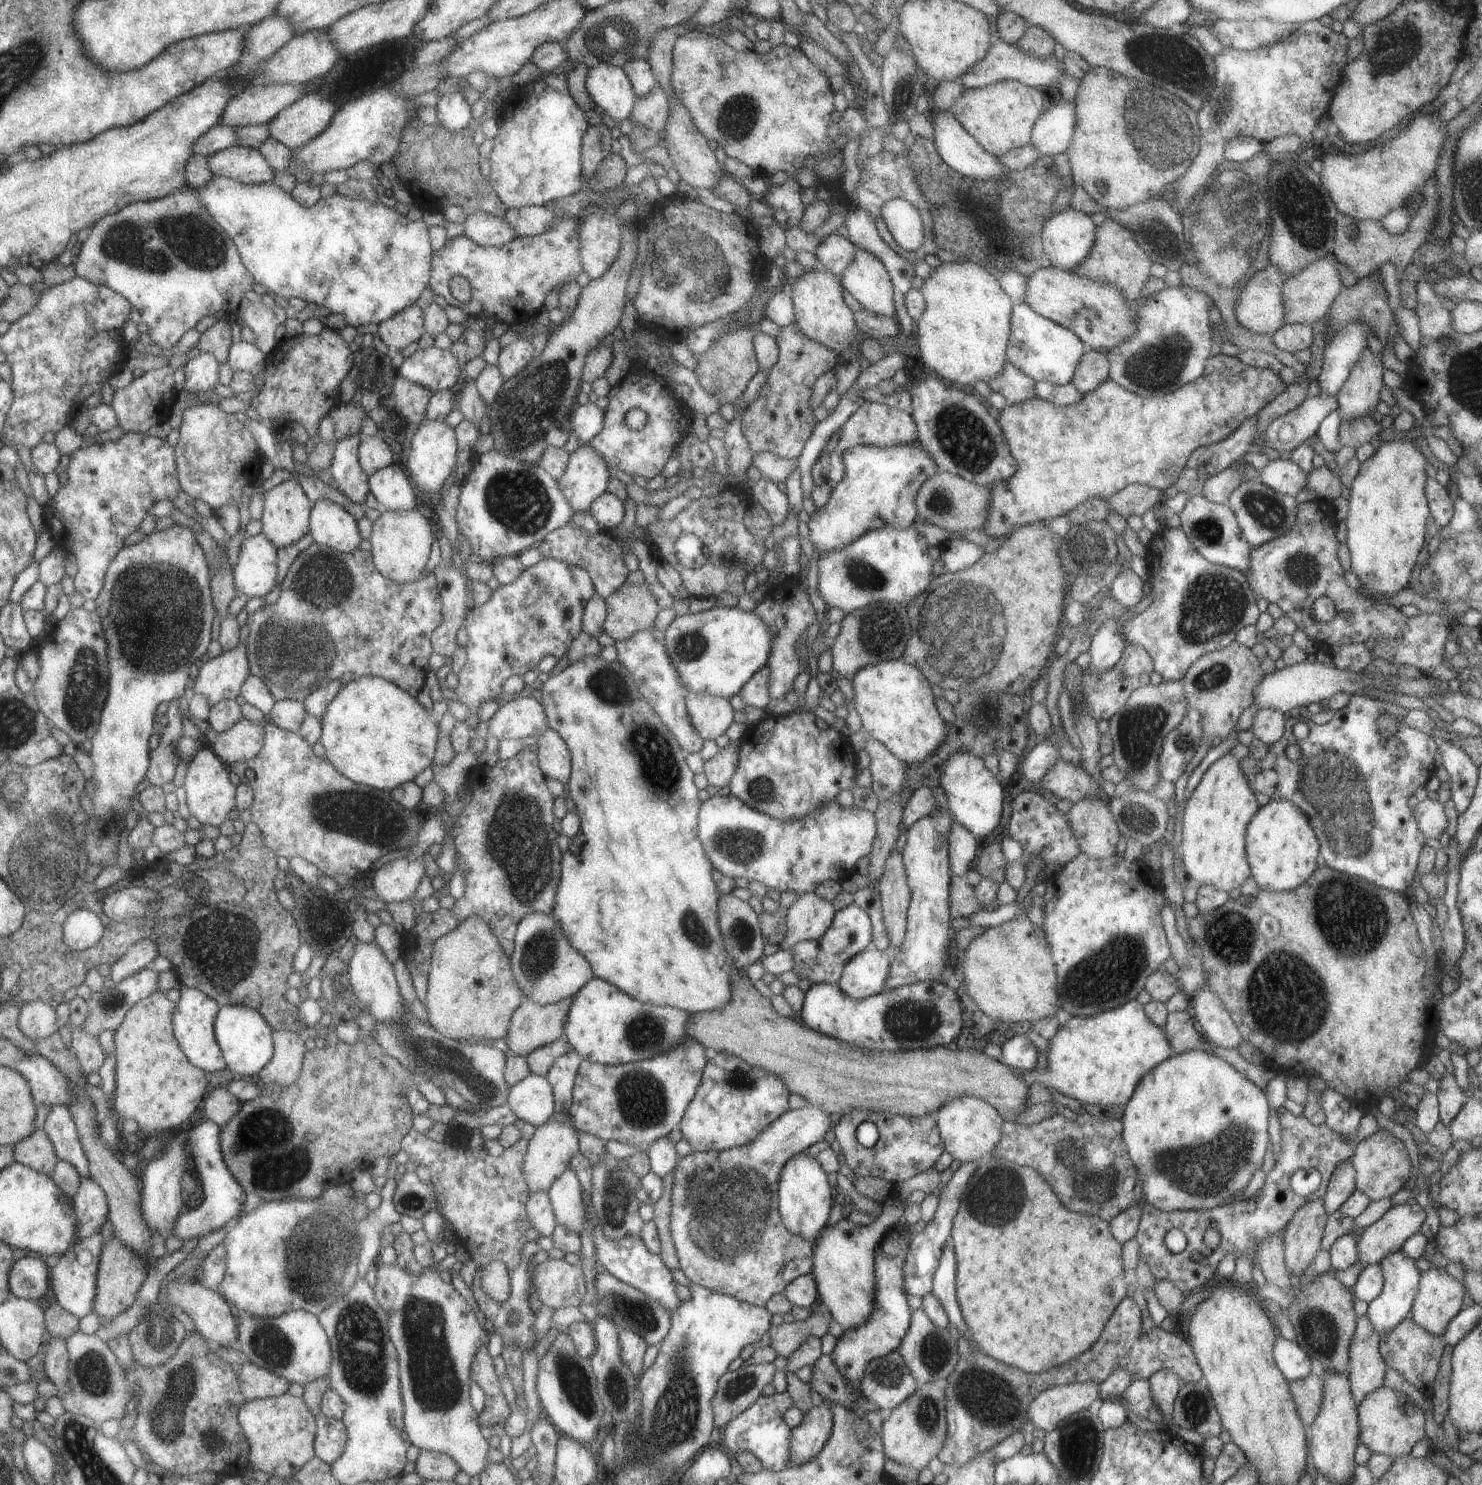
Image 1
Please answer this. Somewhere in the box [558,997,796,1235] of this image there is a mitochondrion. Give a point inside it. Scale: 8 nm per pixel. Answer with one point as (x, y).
(641, 1097)

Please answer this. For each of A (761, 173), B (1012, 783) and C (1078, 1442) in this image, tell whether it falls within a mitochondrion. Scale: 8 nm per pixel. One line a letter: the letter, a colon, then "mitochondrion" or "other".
A: other
B: other
C: mitochondrion

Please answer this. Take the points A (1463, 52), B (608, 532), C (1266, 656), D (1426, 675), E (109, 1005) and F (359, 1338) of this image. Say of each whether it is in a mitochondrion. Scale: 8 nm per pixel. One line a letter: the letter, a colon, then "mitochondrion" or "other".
A: other
B: other
C: other
D: other
E: mitochondrion
F: mitochondrion

